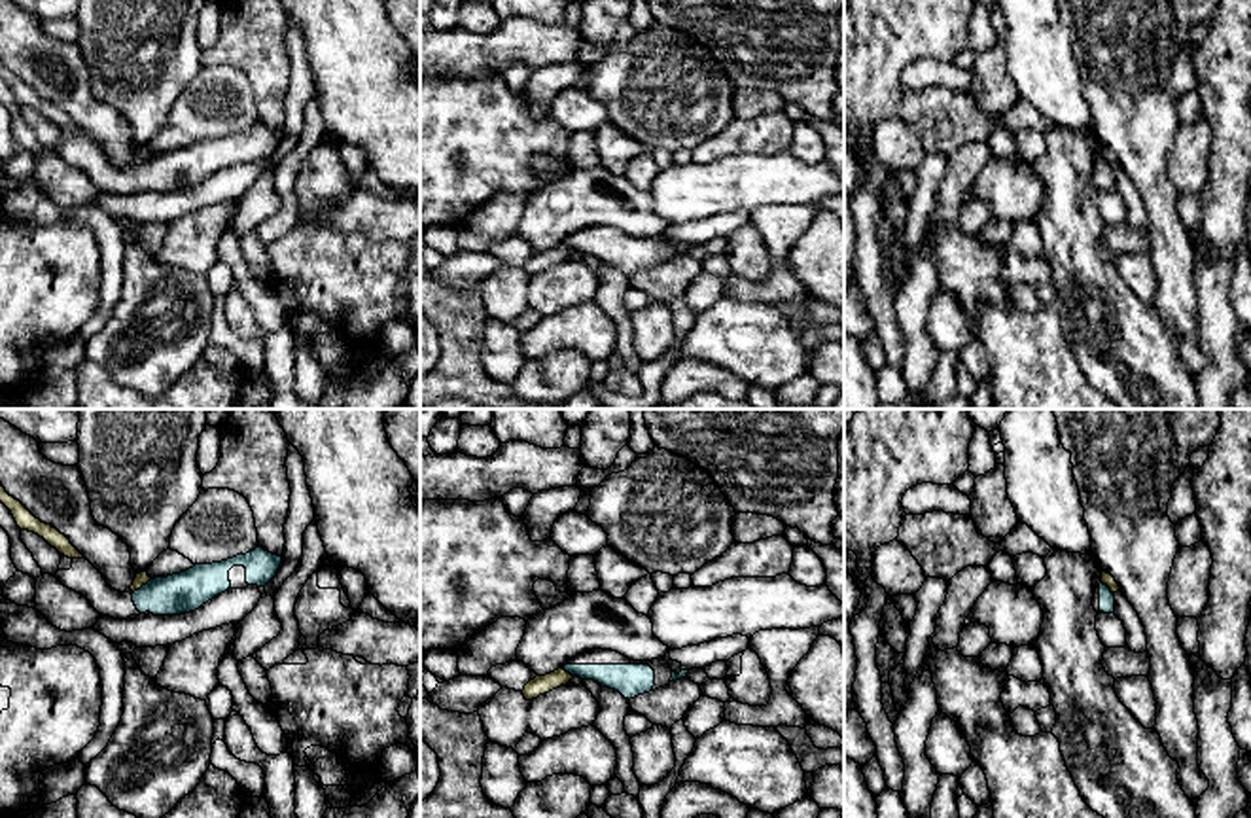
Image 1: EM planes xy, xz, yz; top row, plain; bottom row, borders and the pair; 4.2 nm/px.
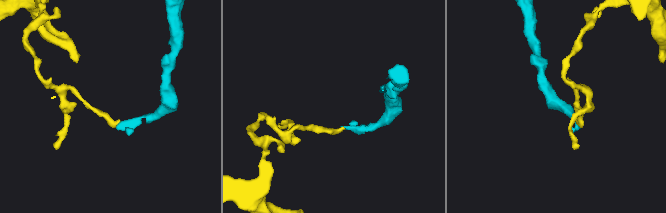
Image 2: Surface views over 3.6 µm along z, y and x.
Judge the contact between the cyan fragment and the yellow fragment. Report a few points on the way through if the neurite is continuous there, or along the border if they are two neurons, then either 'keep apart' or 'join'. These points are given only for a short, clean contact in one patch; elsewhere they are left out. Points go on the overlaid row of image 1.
border along xy (150, 578), (133, 593); keep apart

